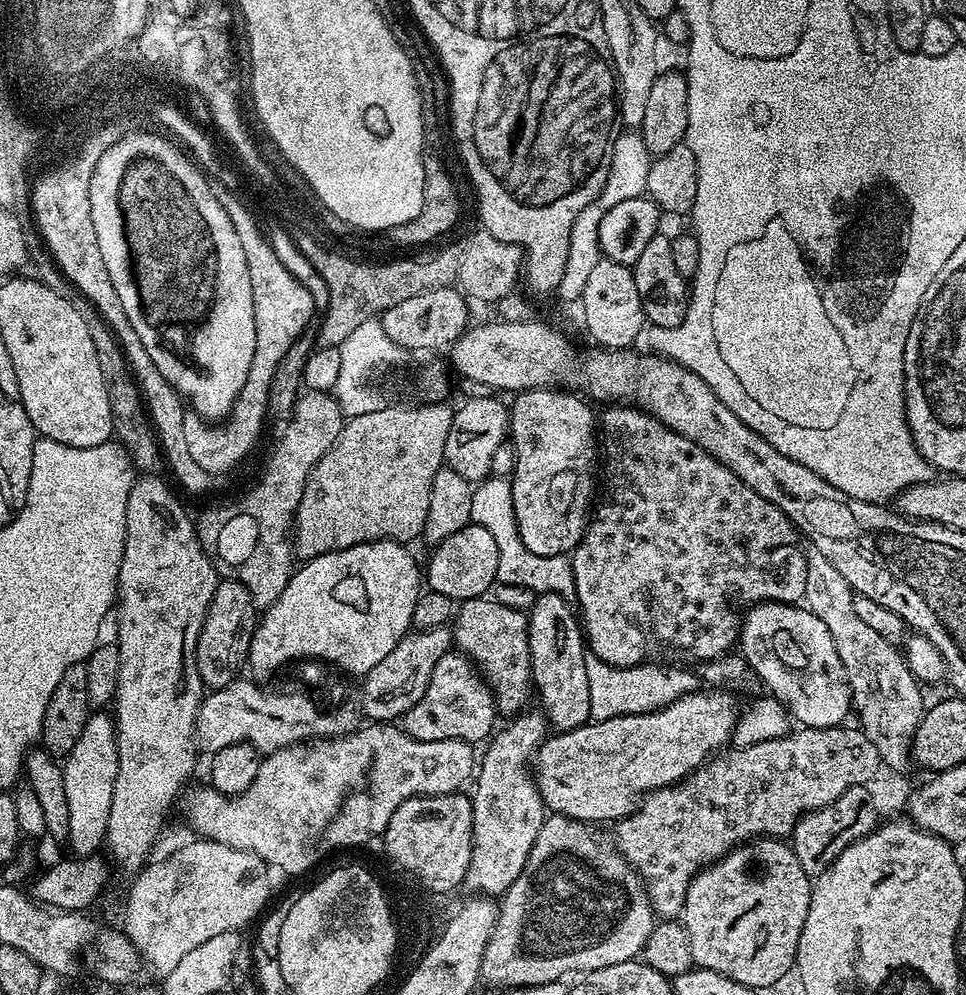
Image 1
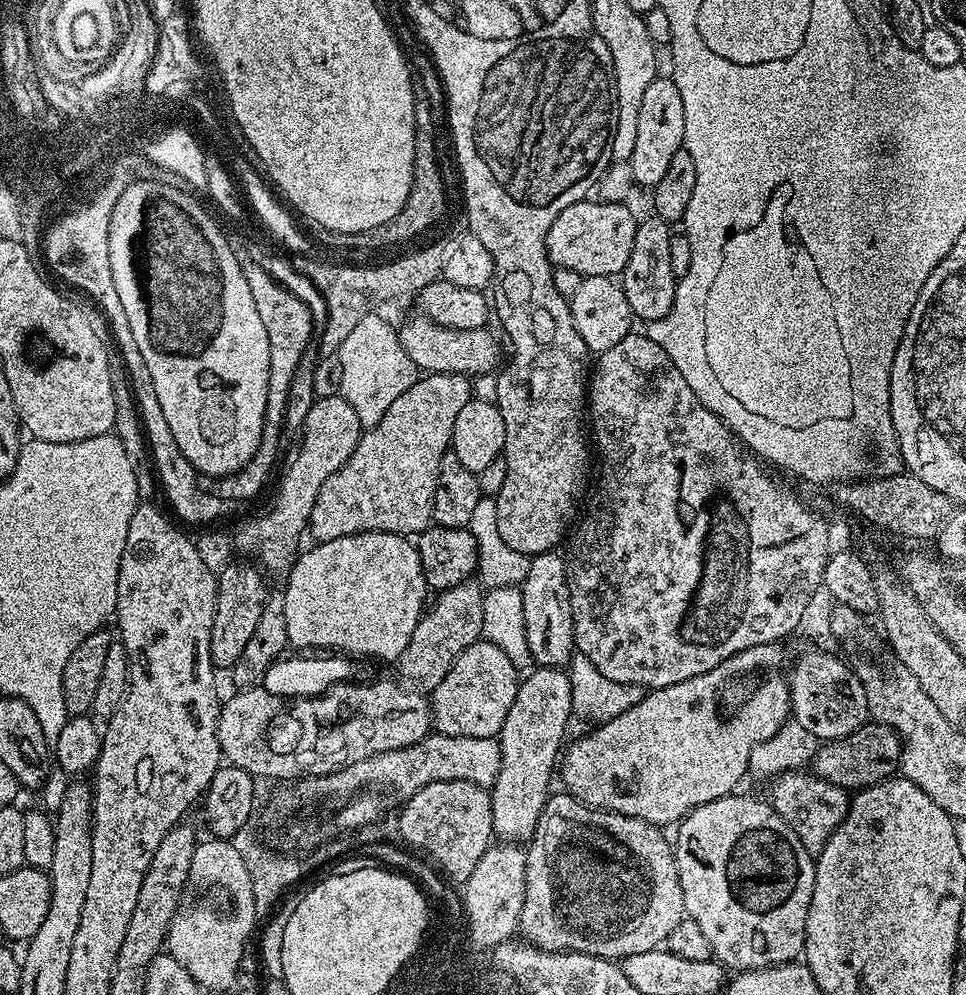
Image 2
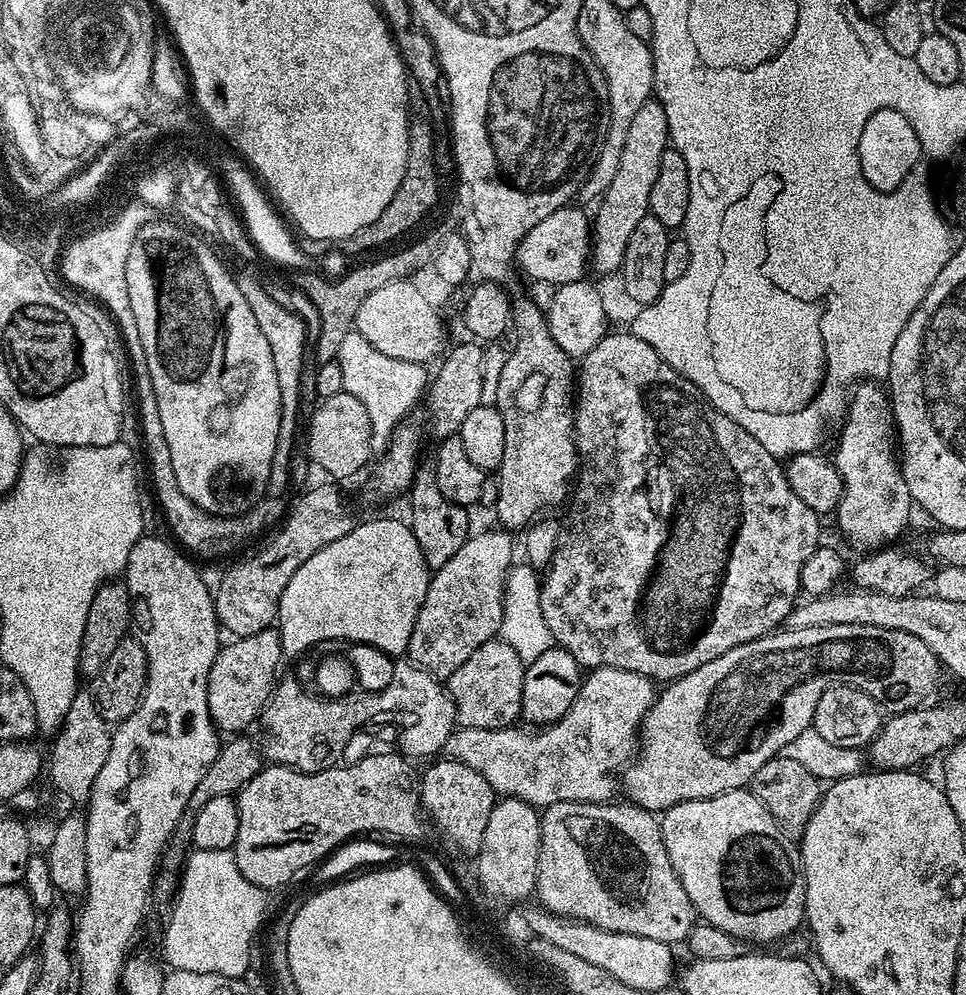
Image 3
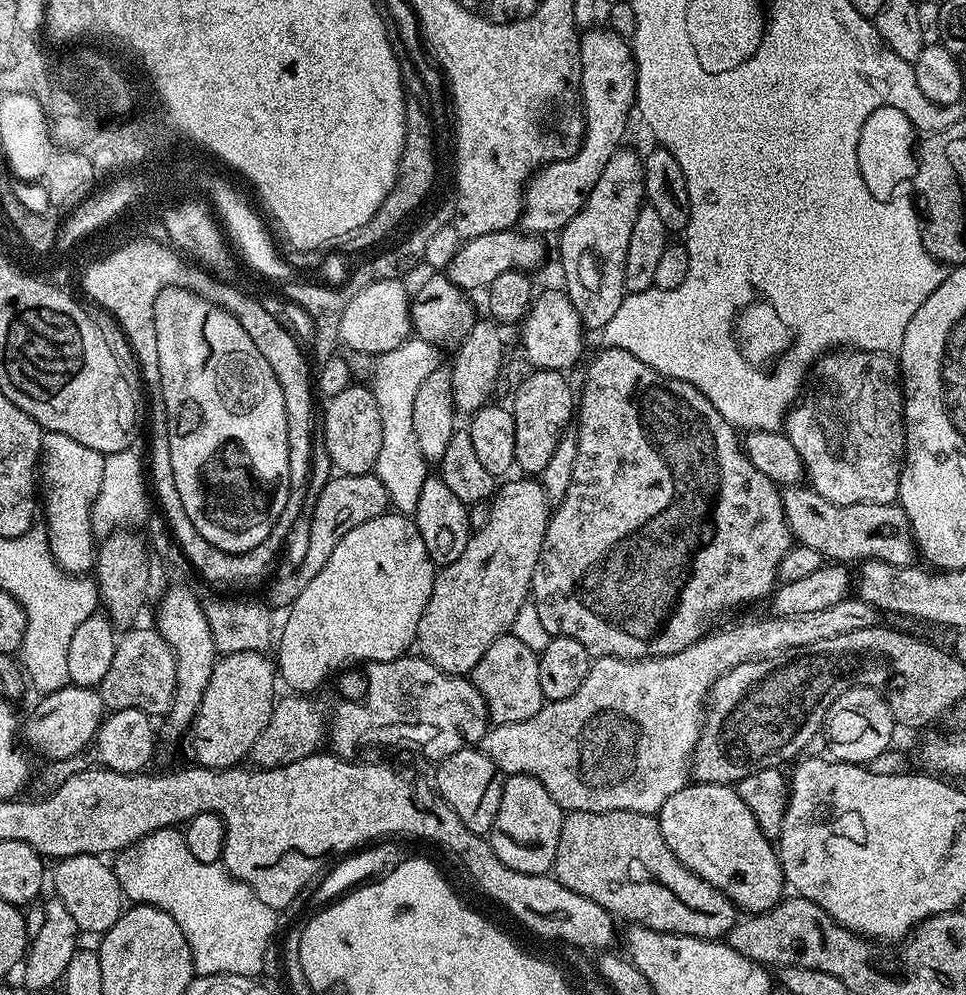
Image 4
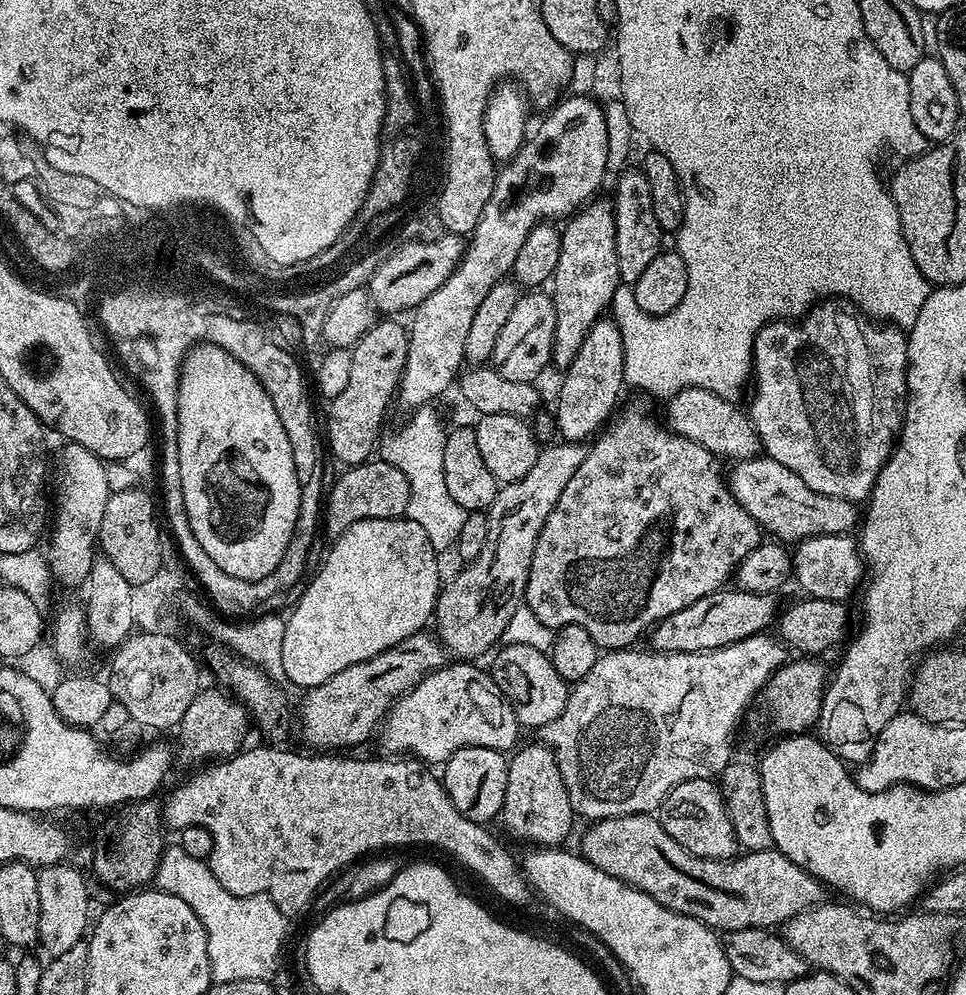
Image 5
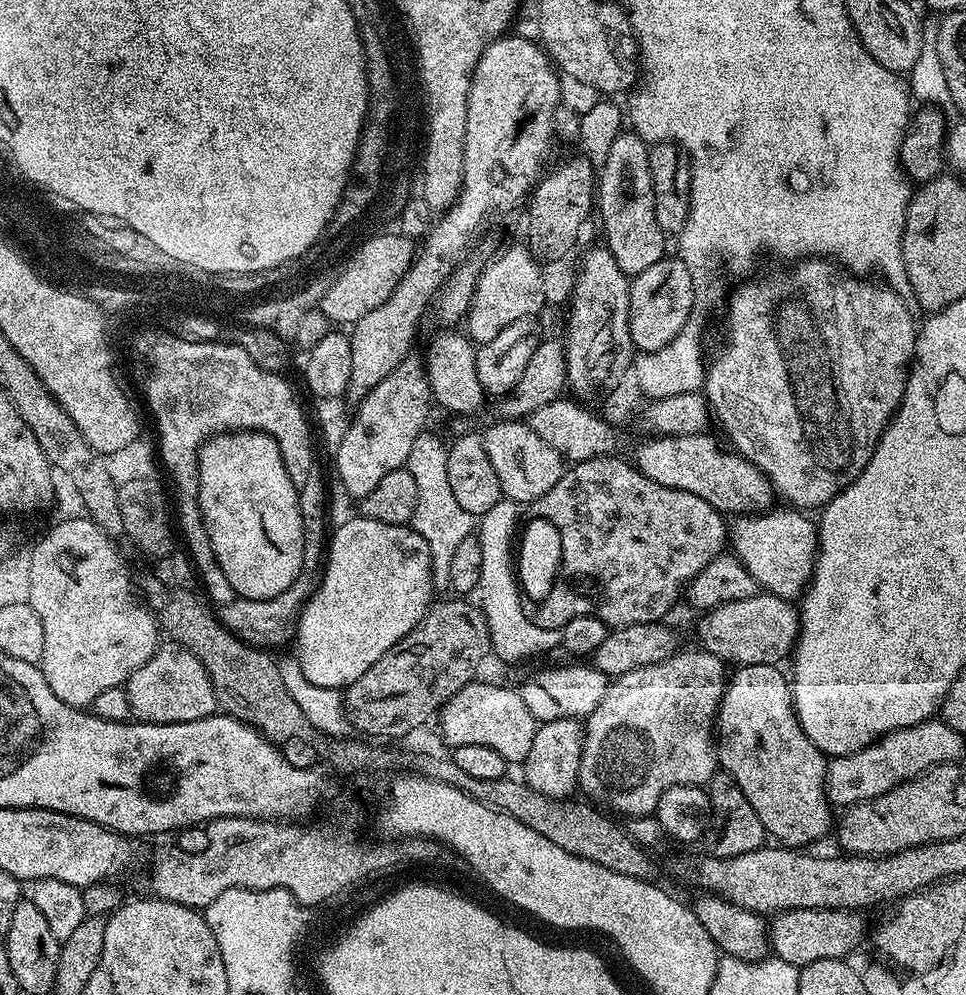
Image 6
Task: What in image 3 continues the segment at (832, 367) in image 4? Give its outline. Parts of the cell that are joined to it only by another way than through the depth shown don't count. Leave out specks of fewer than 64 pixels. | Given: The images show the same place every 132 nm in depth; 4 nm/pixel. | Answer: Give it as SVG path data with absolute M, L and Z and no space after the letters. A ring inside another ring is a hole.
M876 382L857 383L839 428L834 463L844 483L844 493L836 506L834 519L850 543L864 548L860 550L879 550L903 534L914 509L898 459L898 433L887 391Z

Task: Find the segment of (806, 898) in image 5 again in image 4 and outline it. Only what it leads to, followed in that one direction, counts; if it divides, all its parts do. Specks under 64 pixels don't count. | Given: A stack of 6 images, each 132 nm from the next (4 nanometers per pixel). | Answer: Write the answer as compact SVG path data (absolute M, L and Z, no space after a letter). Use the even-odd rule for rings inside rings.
M618 810L617 812L568 812L562 822L562 834L558 838L554 875L556 879L562 882L562 886L574 890L574 894L582 894L586 898L598 902L598 906L602 906L606 911L612 913L613 917L619 918L621 921L623 921L622 919L628 920L627 922L632 924L643 924L644 927L653 928L659 932L673 932L679 936L697 936L703 940L719 941L721 938L727 937L729 930L736 925L738 919L738 909L729 896L724 896L710 882L698 878L686 866L682 866L682 862L678 862L678 858L672 853L670 846L666 846L666 842L662 838L659 819L647 812L627 812L626 810Z

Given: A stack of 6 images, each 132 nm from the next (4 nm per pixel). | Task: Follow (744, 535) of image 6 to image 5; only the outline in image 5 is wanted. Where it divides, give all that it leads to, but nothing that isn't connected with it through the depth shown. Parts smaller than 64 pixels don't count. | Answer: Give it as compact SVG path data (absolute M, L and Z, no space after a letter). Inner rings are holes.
M851 535L842 536L812 536L808 540L801 540L792 552L792 576L800 583L805 597L814 600L838 600L848 602L852 595L857 595L858 589L866 580L866 565L864 557L860 555L857 541Z

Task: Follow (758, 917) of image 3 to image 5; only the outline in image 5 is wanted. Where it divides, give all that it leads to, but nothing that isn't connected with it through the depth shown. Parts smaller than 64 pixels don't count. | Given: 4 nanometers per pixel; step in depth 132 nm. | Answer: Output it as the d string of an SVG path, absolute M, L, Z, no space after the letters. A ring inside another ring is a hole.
M691 780L674 786L658 809L661 826L690 854L711 860L731 860L737 855L738 845L730 814L724 805L719 787L712 780Z

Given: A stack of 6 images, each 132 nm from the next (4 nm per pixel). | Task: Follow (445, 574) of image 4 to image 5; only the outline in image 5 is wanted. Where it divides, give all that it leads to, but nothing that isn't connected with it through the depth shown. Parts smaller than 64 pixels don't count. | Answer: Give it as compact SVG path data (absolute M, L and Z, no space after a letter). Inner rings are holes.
M555 443L549 448L541 447L534 466L530 466L530 471L522 474L520 480L501 487L486 510L486 546L482 546L478 558L467 561L464 569L440 589L434 613L434 632L445 649L461 661L475 661L475 656L491 653L501 643L510 618L514 618L514 610L522 606L530 562L542 526L550 510L554 510L562 490L566 490L566 482L570 482L574 470L582 466L588 453L583 443Z

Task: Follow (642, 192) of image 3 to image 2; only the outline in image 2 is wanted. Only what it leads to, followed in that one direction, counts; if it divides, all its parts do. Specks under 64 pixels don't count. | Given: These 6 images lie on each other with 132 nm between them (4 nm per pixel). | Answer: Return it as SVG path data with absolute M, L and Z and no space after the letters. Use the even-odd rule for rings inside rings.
M658 78L650 82L646 94L642 97L642 106L638 109L638 131L634 137L634 152L627 163L633 171L635 183L645 190L655 188L670 166L670 158L684 147L686 134L686 113L682 106L682 94L671 78Z

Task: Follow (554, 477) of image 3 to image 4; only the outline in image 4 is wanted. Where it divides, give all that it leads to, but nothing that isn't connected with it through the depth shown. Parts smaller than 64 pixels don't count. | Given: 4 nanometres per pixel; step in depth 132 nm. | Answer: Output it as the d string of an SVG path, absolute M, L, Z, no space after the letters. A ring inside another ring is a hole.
M549 368L529 371L529 376L516 388L512 396L510 411L514 418L514 458L515 467L521 468L524 474L539 474L543 472L546 462L550 462L554 454L554 446L560 441L561 436L569 431L574 420L574 392L568 385L567 375L564 372L551 372Z

